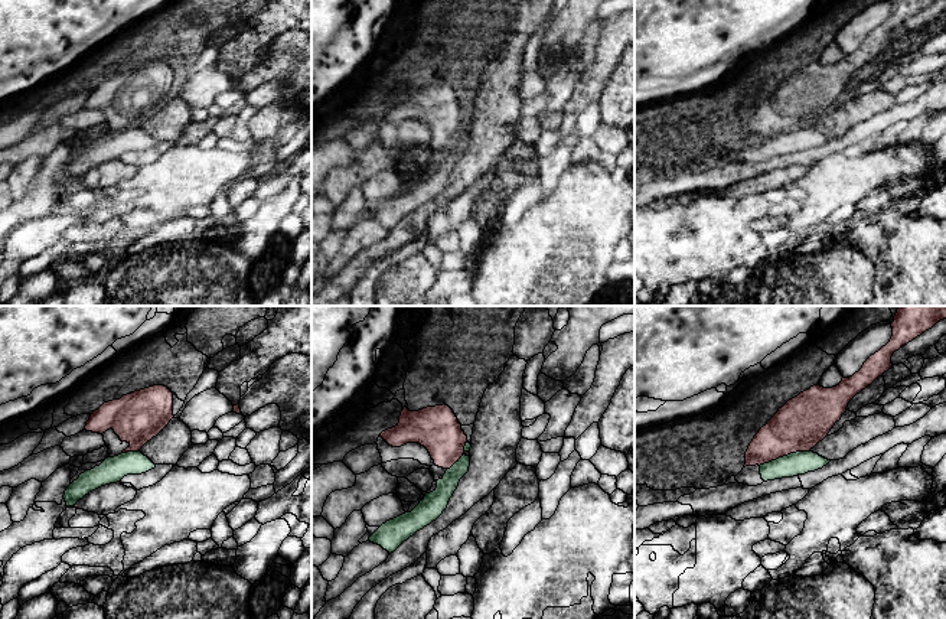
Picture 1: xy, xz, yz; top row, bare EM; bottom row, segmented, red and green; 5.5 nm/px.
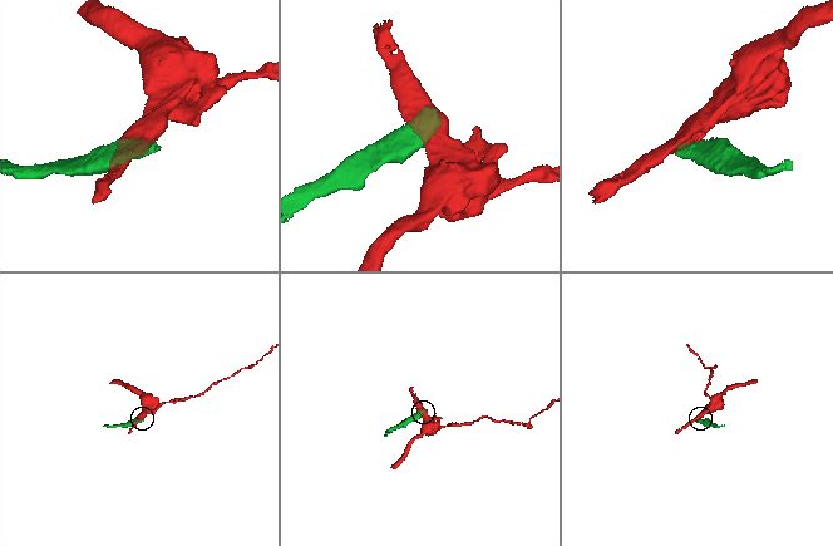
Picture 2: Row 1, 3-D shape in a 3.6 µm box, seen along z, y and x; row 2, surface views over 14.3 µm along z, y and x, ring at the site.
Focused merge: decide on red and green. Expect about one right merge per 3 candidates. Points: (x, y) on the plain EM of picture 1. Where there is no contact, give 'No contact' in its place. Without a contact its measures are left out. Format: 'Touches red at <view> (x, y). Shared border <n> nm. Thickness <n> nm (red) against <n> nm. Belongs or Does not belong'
Touches red at yz (783, 132). Shared border 300 nm. Thickness 280 nm (red) against 130 nm. Does not belong

